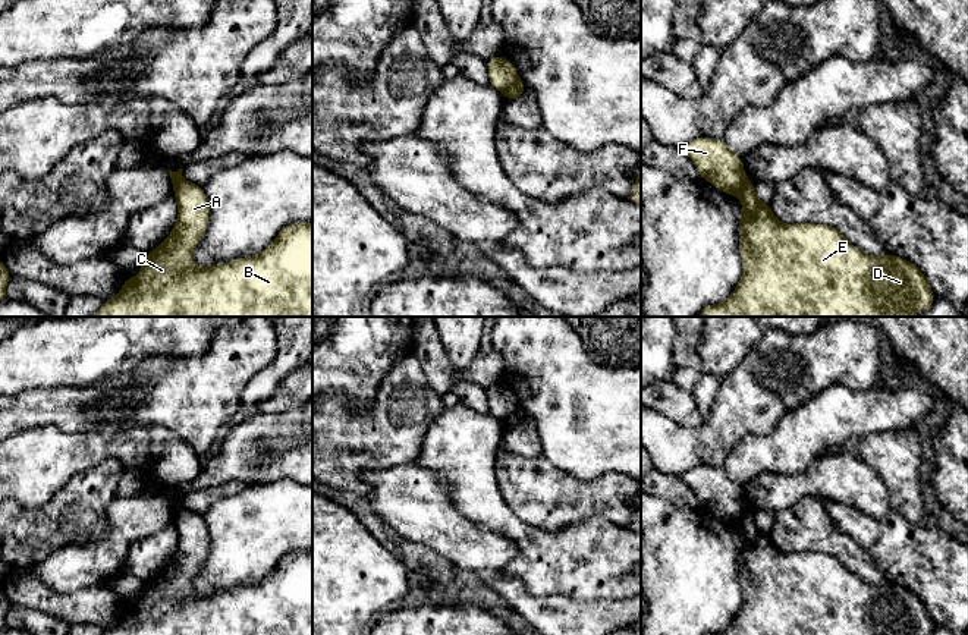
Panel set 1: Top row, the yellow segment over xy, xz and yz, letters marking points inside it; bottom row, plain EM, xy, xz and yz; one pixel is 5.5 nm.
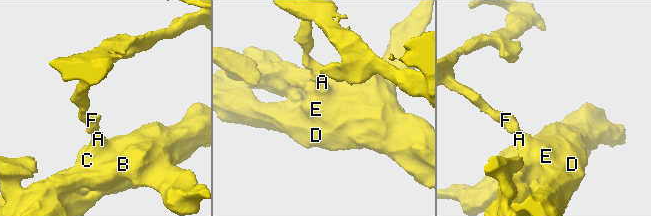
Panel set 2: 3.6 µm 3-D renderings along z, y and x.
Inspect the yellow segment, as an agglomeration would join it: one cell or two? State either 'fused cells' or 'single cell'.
fused cells

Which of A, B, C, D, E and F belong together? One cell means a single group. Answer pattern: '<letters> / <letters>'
A B C D E / F

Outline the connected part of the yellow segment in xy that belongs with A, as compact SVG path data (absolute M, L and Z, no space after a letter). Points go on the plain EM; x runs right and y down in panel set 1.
M180 509L173 525L179 534L177 550L166 566L151 581L145 582L138 606L128 606L120 620L101 635L312 635L312 551L290 551L258 584L235 587L210 595L191 591L191 584L208 554L208 528L202 515Z

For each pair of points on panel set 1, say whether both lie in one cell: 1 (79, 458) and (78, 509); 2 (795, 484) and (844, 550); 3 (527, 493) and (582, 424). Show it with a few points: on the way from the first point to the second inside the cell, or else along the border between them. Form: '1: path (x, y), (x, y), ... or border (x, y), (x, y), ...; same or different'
1: border (110, 456), (74, 474), (53, 494); different
2: border (826, 499), (802, 497), (776, 514); different
3: border (540, 452), (563, 471), (582, 478); different

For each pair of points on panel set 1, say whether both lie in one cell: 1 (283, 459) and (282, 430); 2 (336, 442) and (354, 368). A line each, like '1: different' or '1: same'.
1: same
2: different

